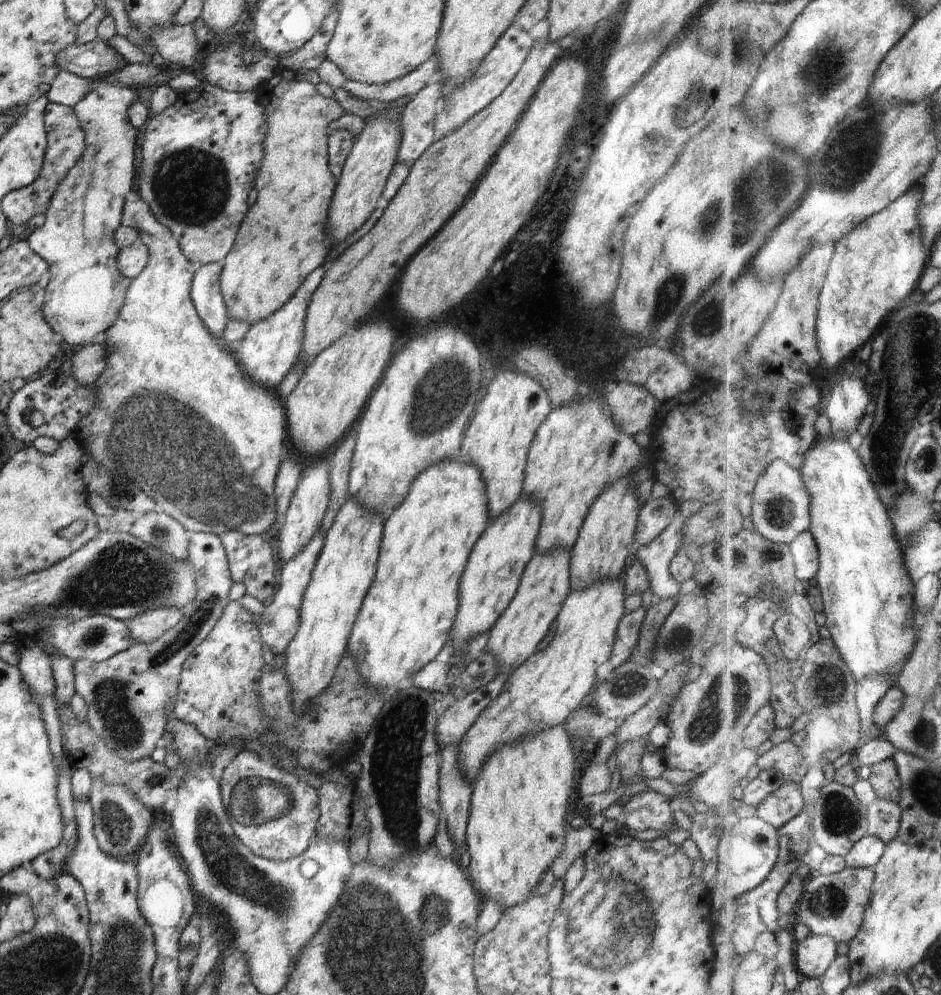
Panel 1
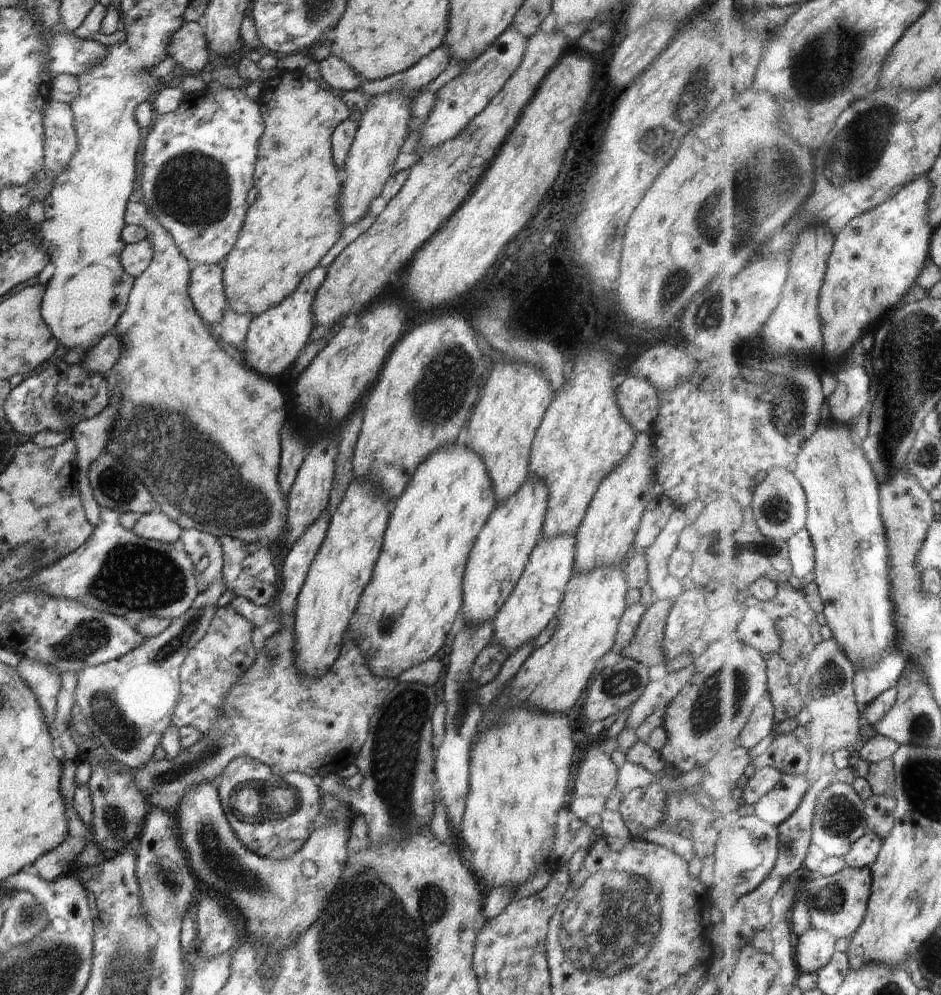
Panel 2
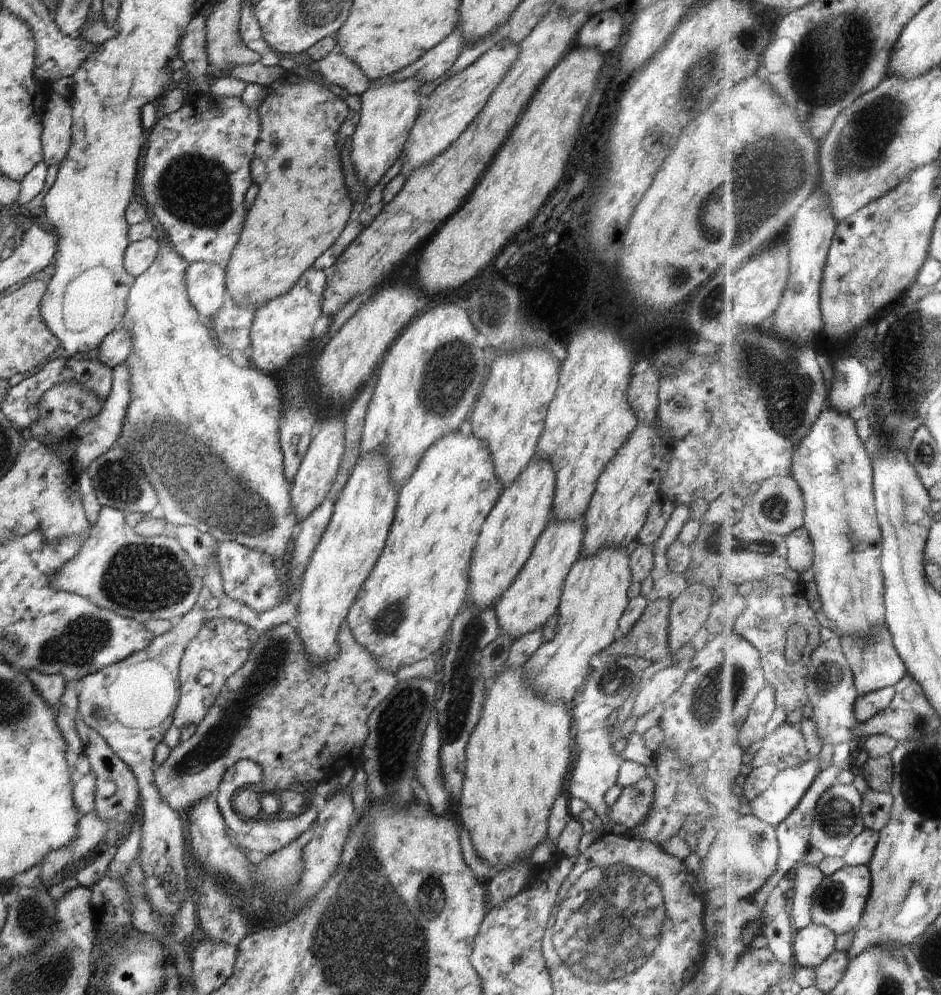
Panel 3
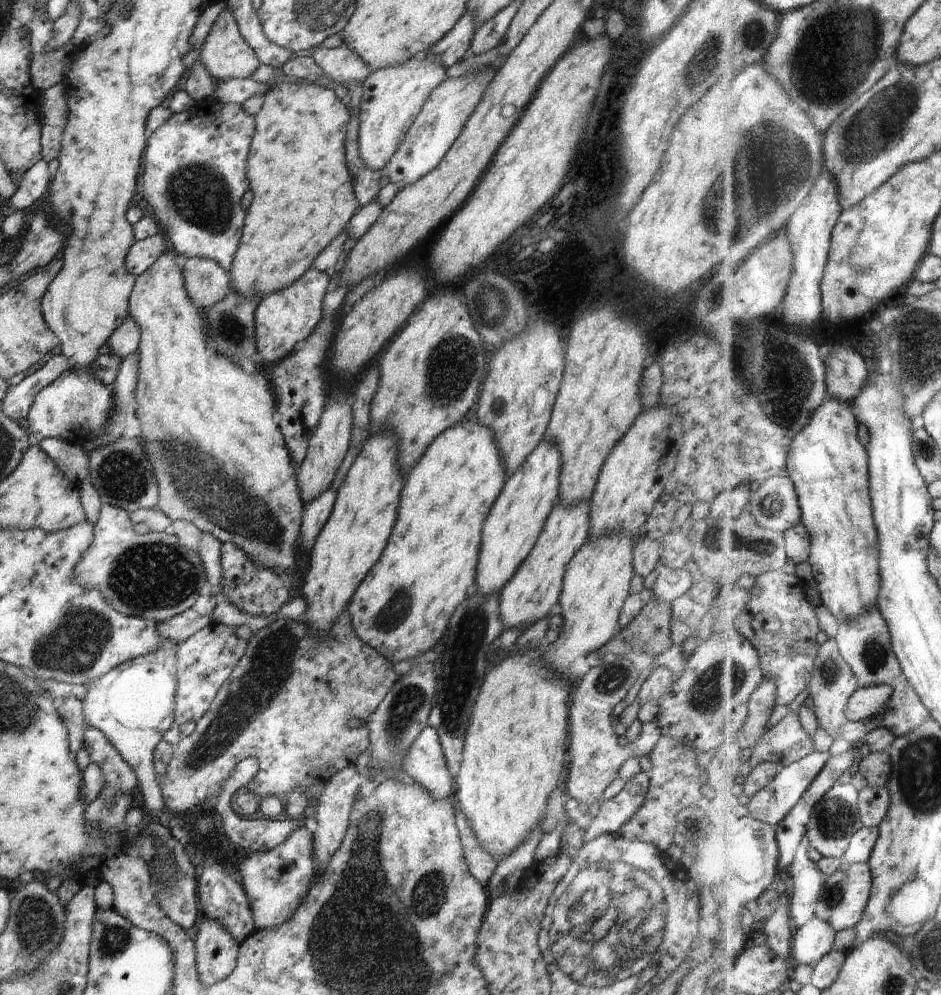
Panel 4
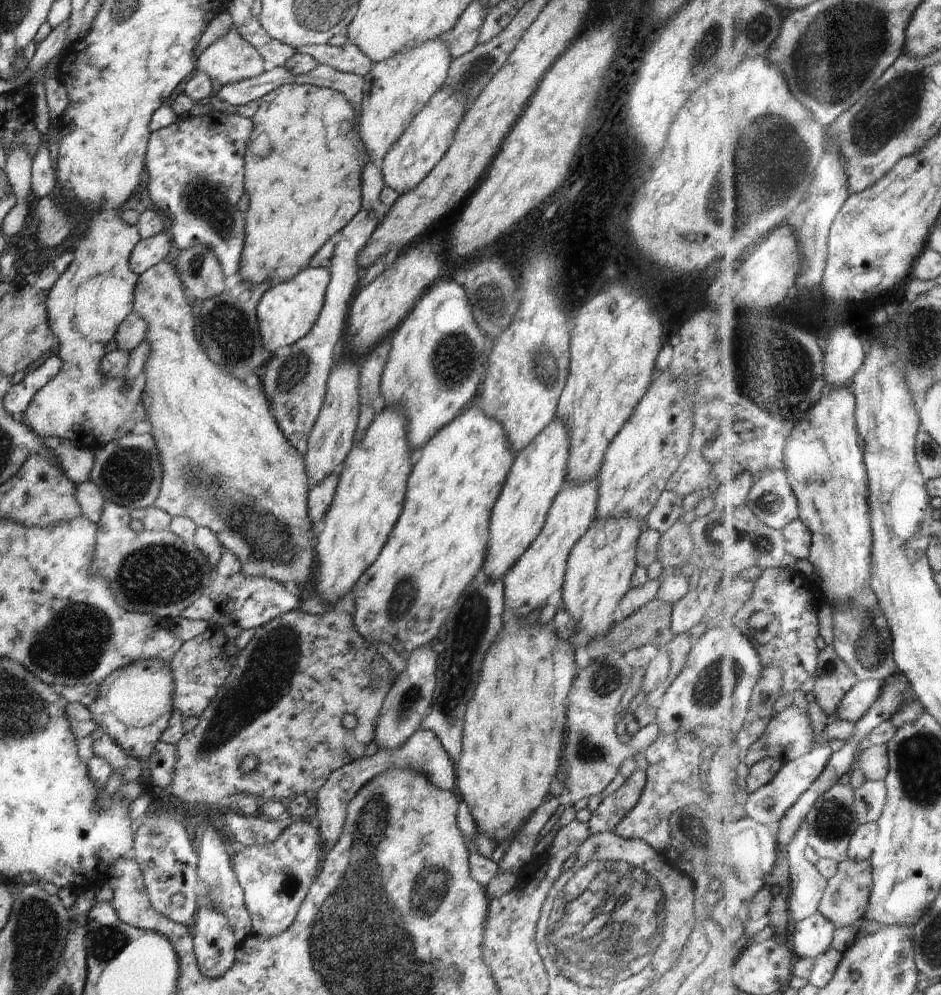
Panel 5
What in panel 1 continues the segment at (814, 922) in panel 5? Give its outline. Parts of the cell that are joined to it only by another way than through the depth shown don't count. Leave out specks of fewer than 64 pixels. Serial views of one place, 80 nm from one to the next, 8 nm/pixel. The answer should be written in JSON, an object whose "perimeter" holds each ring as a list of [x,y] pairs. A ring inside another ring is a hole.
{"perimeter":[[[812,934],[798,950],[798,968],[806,976],[824,976],[838,958],[838,944],[830,936]]]}

